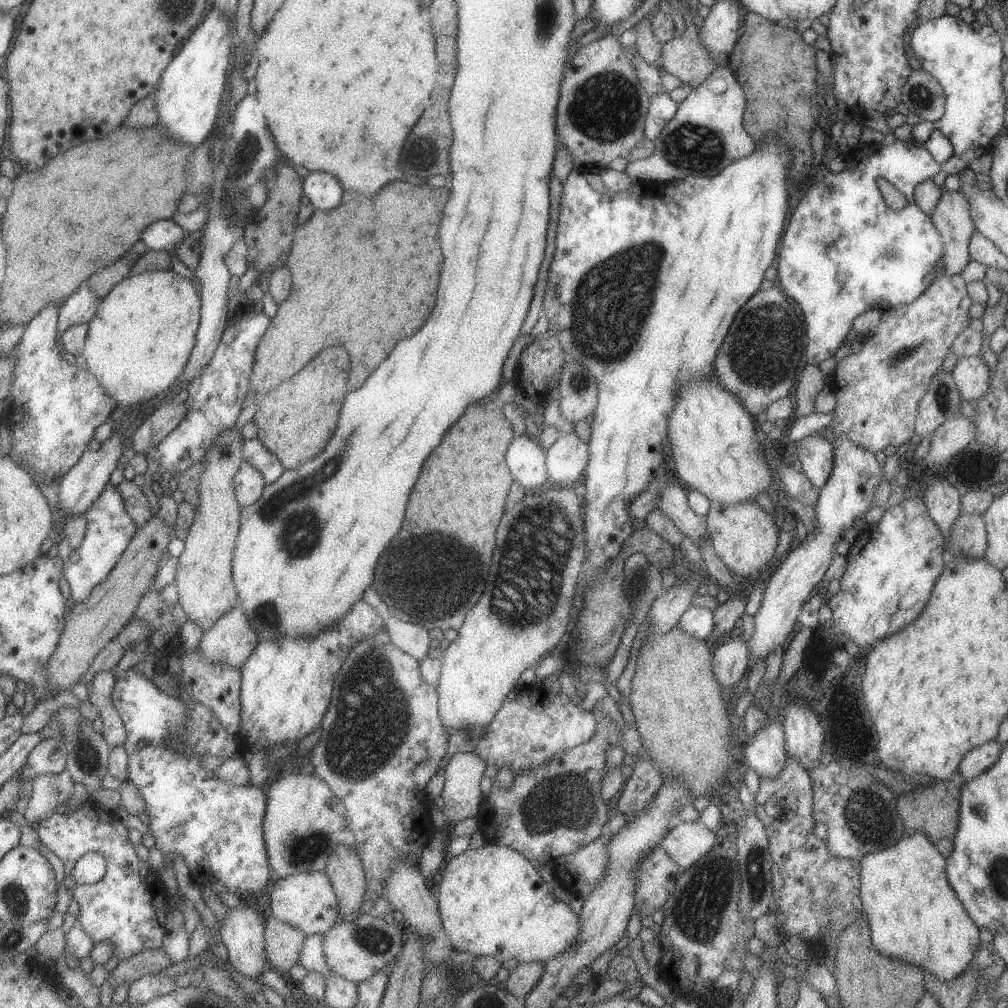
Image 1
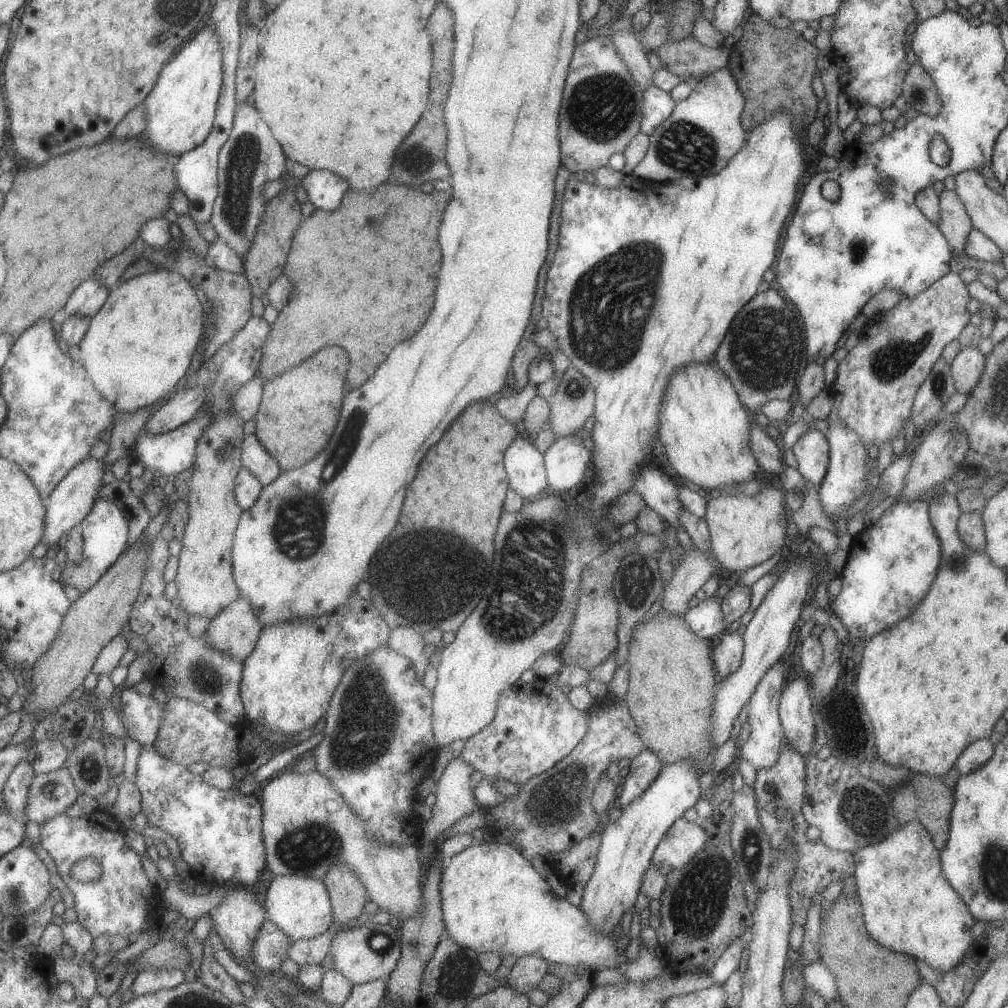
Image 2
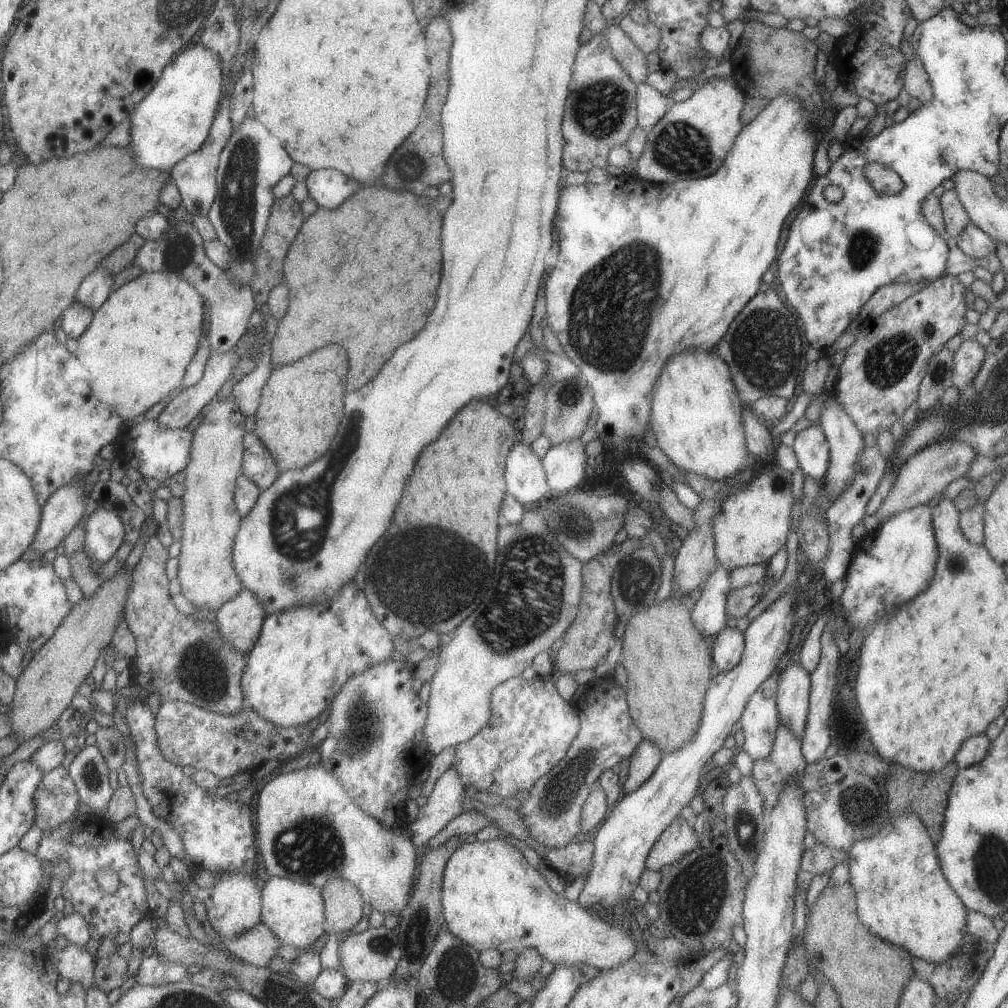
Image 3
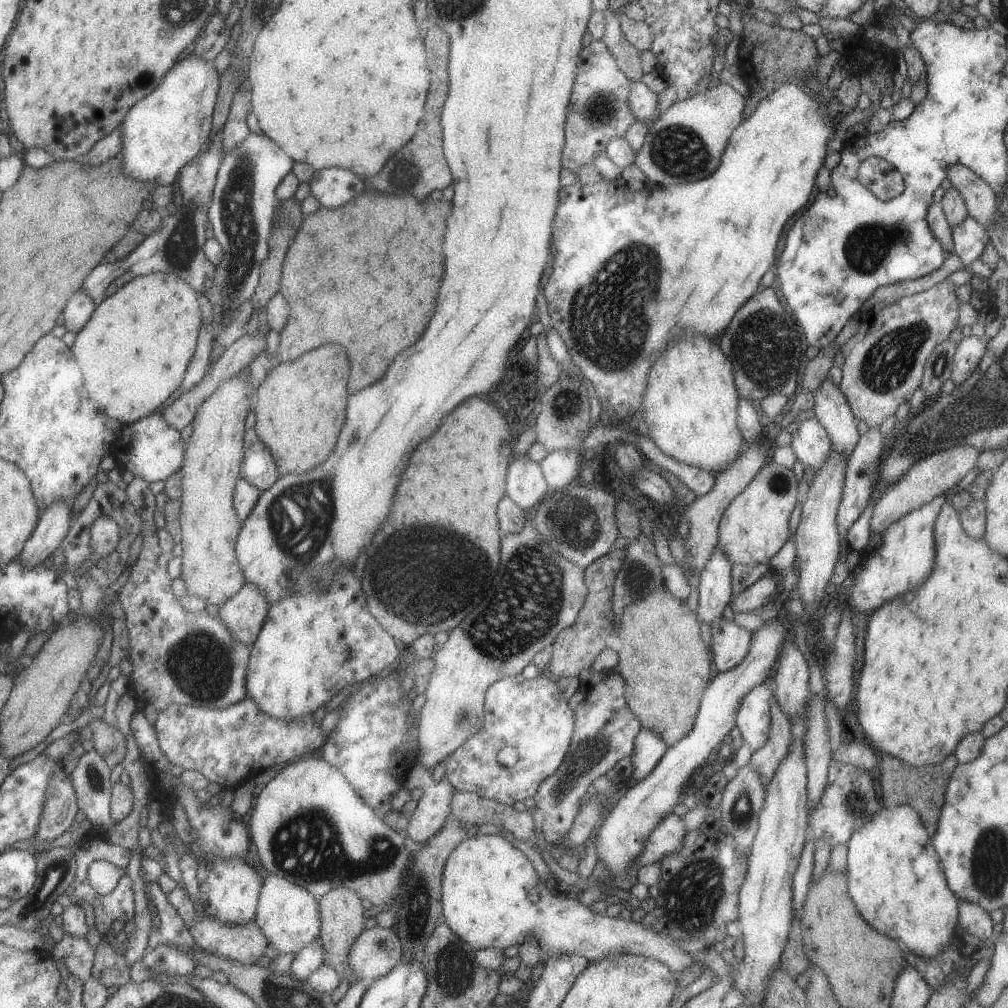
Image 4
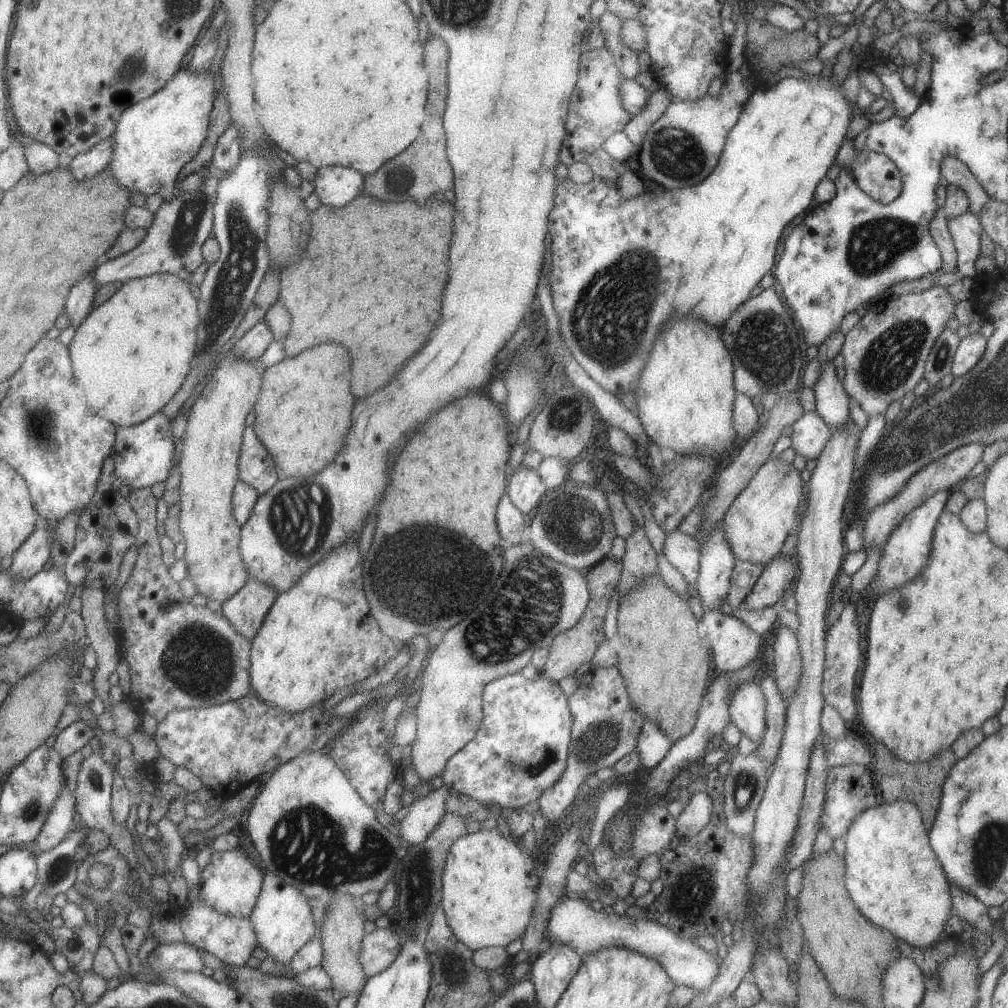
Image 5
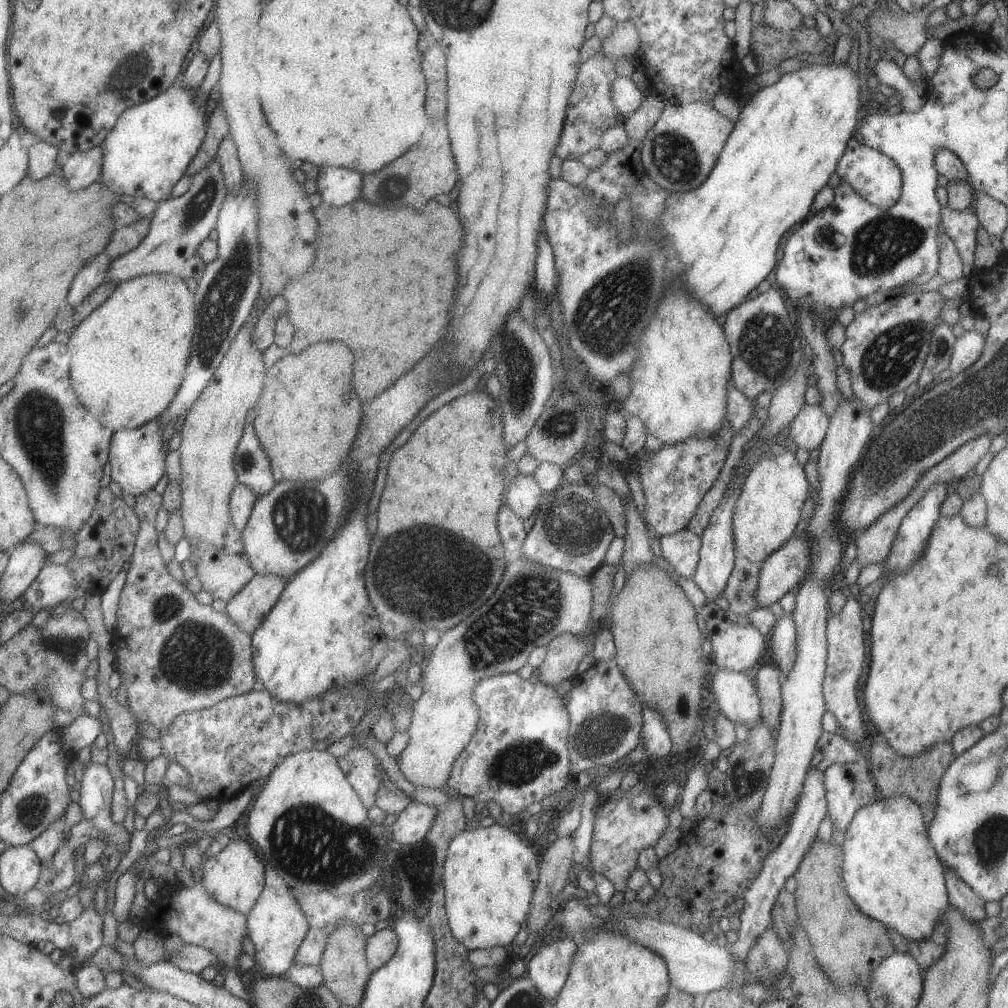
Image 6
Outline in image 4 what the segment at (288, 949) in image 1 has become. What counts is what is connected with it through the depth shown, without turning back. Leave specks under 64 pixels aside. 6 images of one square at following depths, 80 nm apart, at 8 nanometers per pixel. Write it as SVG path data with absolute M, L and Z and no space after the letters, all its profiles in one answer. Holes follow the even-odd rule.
M200 913L188 929L193 940L201 949L226 956L244 965L253 965L267 948L268 942L253 920L247 924L226 925Z

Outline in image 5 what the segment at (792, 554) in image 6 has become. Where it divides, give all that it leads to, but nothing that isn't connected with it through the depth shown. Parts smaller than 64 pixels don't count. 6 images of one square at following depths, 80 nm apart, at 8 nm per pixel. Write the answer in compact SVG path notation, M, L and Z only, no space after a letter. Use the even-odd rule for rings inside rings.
M795 555L787 560L779 556L774 557L767 566L764 566L749 594L741 601L741 608L759 610L778 602L781 594L793 580L797 562Z

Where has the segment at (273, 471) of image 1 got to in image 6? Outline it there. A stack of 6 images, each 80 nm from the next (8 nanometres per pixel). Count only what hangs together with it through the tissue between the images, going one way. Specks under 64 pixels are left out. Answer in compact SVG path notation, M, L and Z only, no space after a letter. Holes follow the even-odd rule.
M245 423L233 455L236 482L249 487L257 496L269 492L276 483L269 459L257 440L253 425Z

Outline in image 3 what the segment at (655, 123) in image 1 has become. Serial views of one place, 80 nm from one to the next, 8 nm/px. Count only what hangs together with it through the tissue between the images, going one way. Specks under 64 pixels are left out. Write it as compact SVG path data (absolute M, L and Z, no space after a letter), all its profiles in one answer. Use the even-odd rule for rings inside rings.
M636 83L636 123L649 130L667 111L672 102L647 83Z

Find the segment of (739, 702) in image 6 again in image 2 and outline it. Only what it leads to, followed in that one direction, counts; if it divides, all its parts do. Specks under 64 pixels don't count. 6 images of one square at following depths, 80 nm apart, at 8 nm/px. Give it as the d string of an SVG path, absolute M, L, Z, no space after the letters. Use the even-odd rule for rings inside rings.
M775 661L766 673L759 679L754 691L751 693L746 718L750 726L745 743L742 745L739 759L749 761L753 768L768 769L778 758L780 747L784 744L784 736L781 733L781 725L778 715L779 697L783 688L783 677L787 668L783 662Z

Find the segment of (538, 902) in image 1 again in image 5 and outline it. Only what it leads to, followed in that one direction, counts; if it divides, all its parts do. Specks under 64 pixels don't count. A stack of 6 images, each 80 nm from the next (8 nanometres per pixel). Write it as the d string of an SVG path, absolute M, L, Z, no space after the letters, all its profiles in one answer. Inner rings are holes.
M480 828L477 832L467 832L456 838L449 847L441 875L440 907L451 932L472 951L485 947L506 947L511 941L521 939L531 922L536 890L540 884L539 867L529 855L519 850L517 844L516 838L505 838L496 828ZM563 897L557 901L550 908L544 936L555 945L570 947L581 957L607 947L632 950L641 956L656 960L675 986L685 985L697 993L712 983L721 962L718 956L713 958L711 952L693 944L693 939L677 938L669 928L649 920L633 920L625 916L621 918L615 914L609 916L604 909L595 911L583 897L576 899Z

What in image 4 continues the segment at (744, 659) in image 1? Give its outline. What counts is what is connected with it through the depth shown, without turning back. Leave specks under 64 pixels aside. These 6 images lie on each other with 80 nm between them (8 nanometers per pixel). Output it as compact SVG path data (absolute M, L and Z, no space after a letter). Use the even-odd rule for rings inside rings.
M714 620L710 625L709 650L713 666L718 672L728 671L737 666L747 654L750 632L733 621Z

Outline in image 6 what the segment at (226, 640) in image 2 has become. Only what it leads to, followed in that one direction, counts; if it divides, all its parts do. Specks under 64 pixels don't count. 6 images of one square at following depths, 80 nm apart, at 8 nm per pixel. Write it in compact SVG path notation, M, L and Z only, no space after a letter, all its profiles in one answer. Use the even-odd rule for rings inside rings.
M255 574L233 598L226 601L225 614L243 632L252 635L277 602L285 584L284 578Z

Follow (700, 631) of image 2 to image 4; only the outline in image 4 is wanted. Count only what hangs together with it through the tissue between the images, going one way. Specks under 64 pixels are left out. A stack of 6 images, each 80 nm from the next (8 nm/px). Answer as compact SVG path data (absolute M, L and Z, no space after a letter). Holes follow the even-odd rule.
M716 546L716 550L703 567L699 574L698 590L698 605L694 611L699 624L705 622L710 625L714 620L722 618L723 609L728 605L732 597L731 577L730 577L730 562L724 553Z

